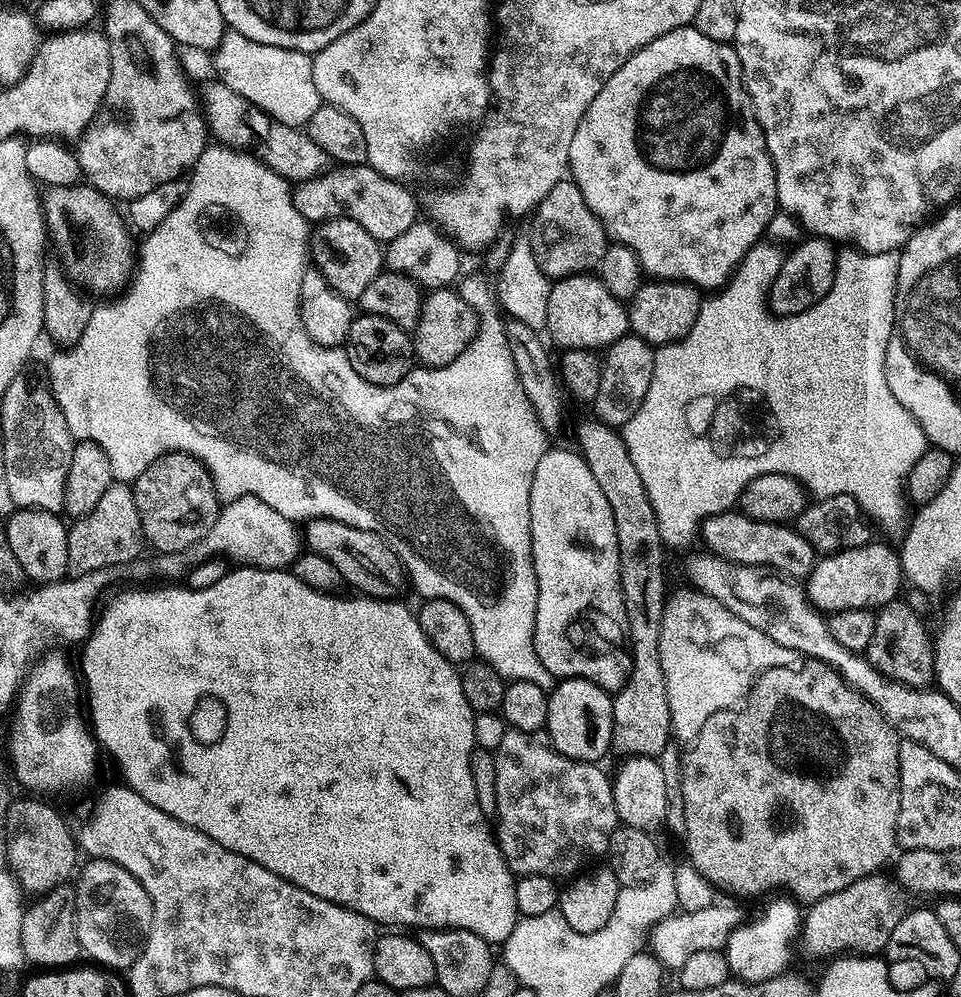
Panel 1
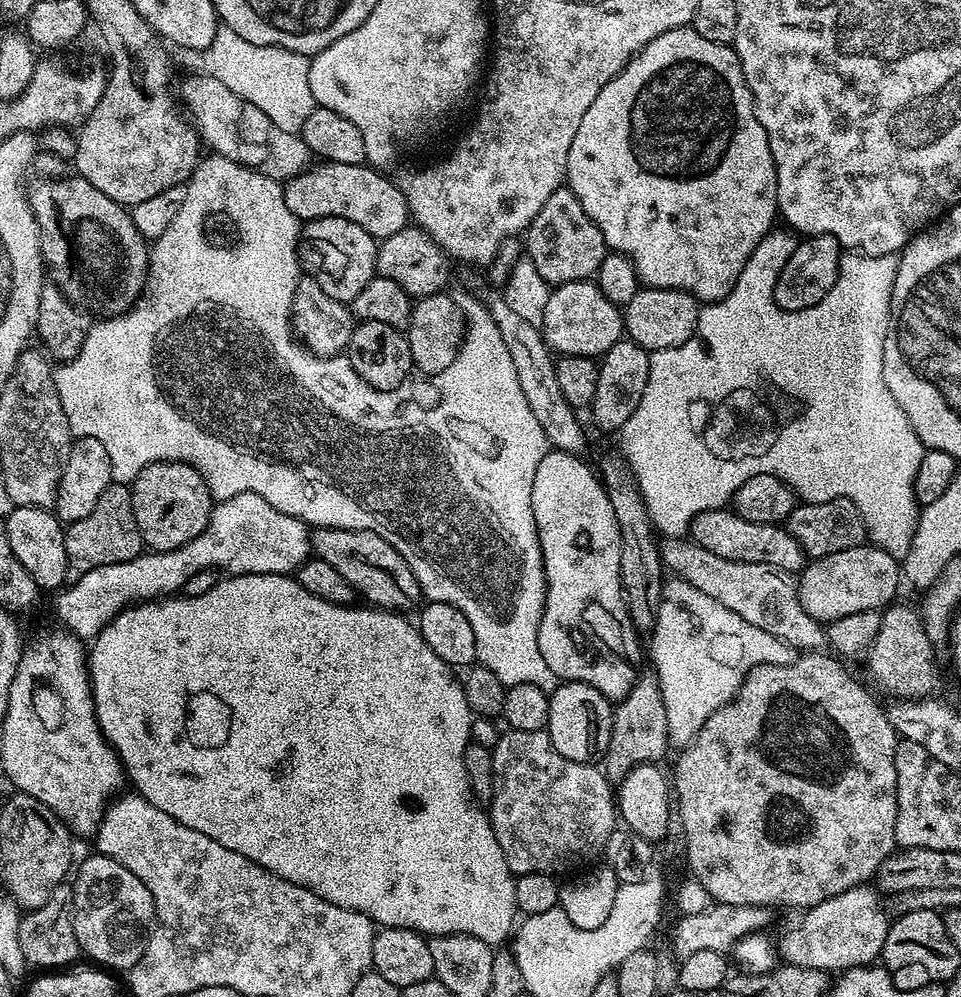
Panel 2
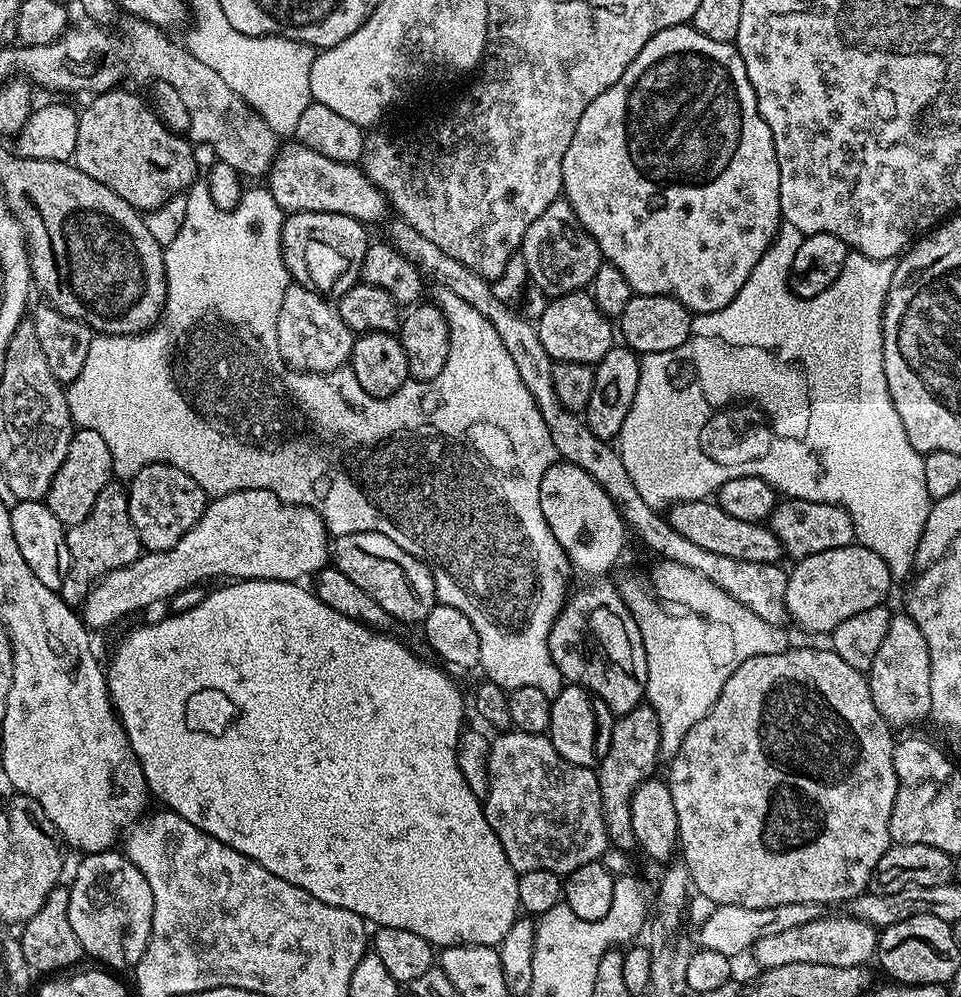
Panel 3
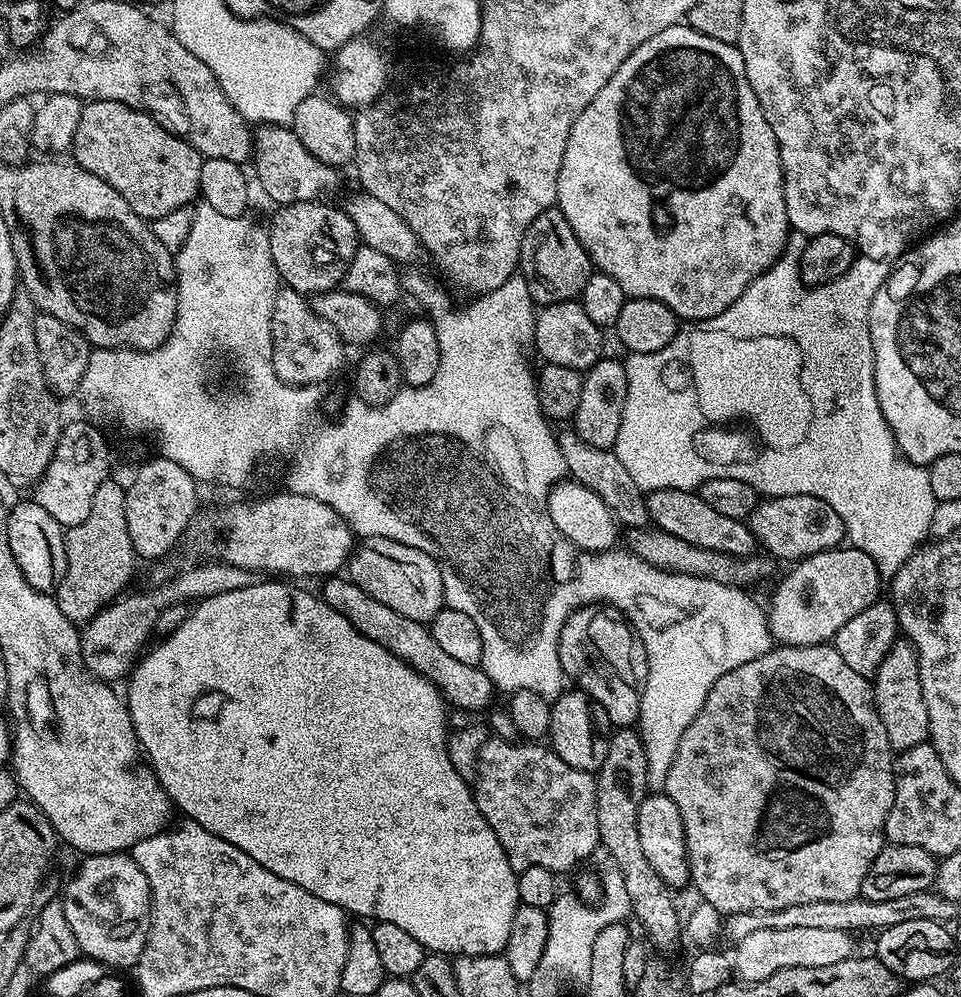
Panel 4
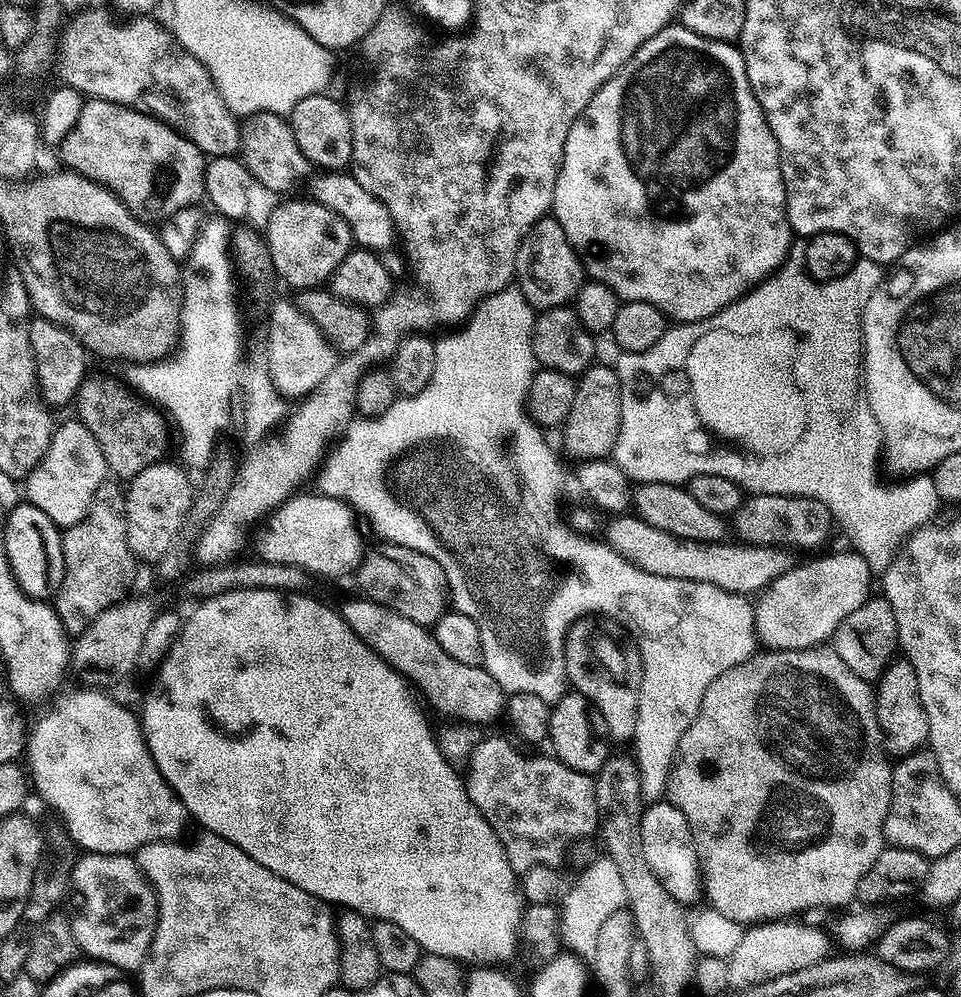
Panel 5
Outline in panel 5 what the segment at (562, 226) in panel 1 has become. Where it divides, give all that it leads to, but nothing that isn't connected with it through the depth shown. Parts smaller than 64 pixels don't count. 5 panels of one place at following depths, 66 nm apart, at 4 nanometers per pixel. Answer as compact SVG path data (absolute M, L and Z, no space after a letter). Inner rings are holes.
M549 214L541 218L520 243L516 259L515 283L526 302L534 310L546 308L562 308L571 305L576 299L578 290L586 283L584 263L570 246L566 238L566 230L558 226L556 217Z

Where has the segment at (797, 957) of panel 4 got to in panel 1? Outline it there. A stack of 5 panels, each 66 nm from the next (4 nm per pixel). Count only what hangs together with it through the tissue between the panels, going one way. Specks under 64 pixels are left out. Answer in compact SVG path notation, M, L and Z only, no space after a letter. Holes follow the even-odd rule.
M883 871L873 872L872 875L866 878L858 878L858 882L850 882L850 886L846 886L846 890L838 890L838 894L826 894L826 898L816 900L813 904L807 905L806 911L802 916L802 940L805 940L816 952L832 952L828 954L846 954L850 951L856 954L883 953L890 942L890 934L894 934L894 926L898 926L898 922L902 922L902 918L910 910L910 903L908 904L909 897L906 895L904 889L900 887L899 883L893 877L891 880L890 877L884 875Z

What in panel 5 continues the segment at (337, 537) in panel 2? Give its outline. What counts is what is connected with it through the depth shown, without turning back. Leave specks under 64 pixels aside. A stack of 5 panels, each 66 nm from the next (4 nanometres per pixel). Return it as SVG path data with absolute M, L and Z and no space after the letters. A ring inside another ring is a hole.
M387 542L377 543L377 548L369 547L364 553L364 559L360 561L360 567L354 573L354 579L360 583L360 588L365 597L378 602L387 608L393 608L398 614L410 618L410 622L418 622L425 626L434 626L440 621L450 604L450 593L448 583L444 577L442 566L434 562L426 554L418 550L410 550L401 544L389 544Z

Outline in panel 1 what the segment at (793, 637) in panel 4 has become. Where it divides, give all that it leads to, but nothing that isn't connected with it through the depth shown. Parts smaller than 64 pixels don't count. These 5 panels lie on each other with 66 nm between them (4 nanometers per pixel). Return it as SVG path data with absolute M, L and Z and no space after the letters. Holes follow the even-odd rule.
M873 542L850 550L842 550L817 559L812 573L806 578L808 598L821 613L842 610L879 610L901 595L900 584L905 583L900 554L895 547Z

